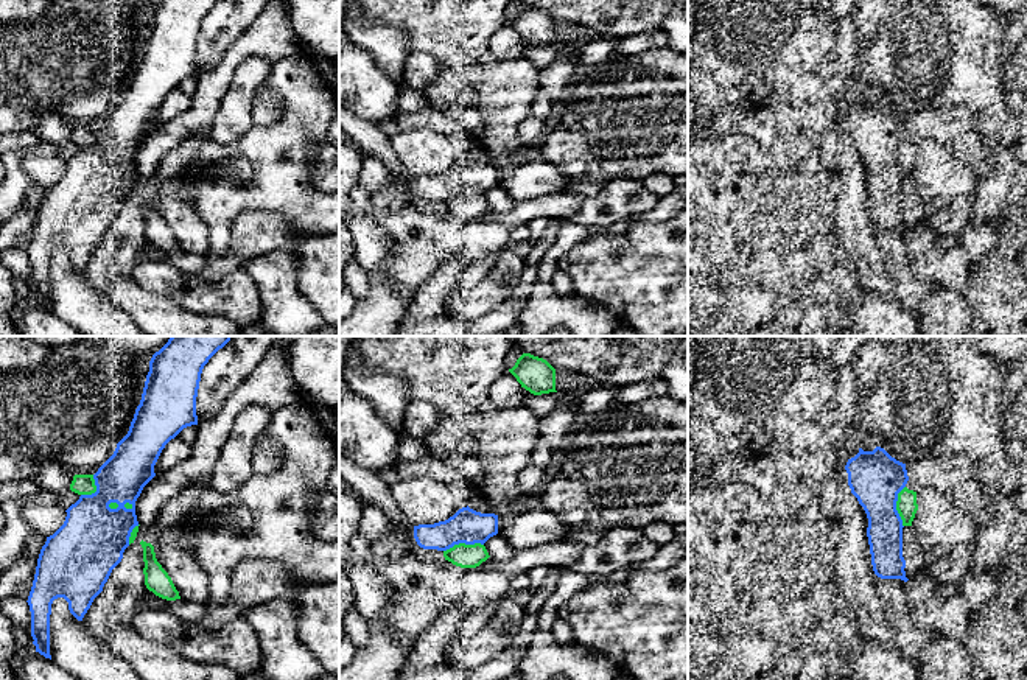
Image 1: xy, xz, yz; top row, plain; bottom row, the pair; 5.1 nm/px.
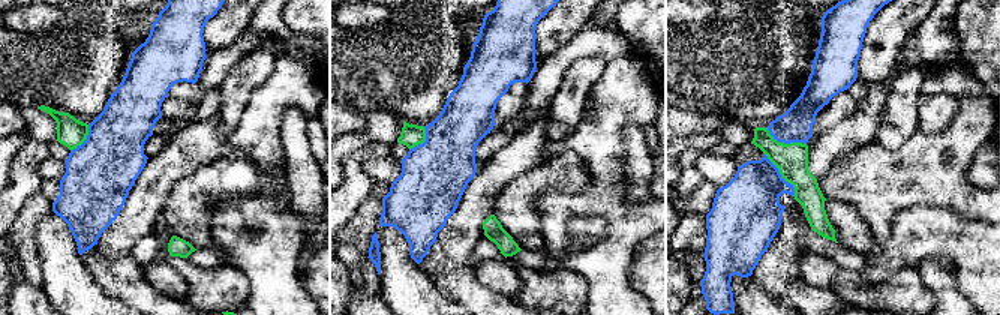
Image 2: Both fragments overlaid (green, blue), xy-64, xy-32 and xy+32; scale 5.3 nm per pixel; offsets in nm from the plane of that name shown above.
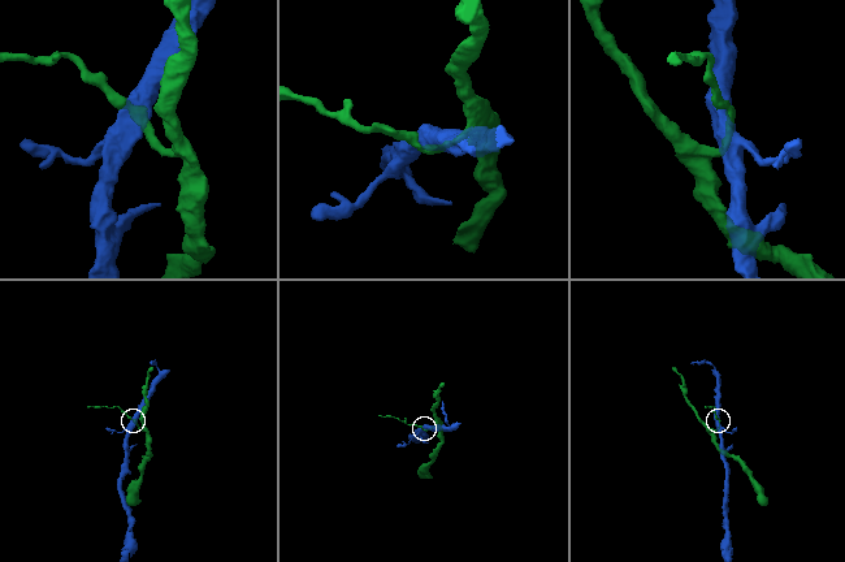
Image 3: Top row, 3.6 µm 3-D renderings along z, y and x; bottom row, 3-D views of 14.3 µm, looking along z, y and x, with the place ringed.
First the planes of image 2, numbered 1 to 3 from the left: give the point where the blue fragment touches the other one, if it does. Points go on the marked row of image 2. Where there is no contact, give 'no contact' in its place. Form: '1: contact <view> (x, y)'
1: contact xy-64 (84, 140)
2: contact xy-32 (423, 141)
3: contact xy+32 (780, 173)

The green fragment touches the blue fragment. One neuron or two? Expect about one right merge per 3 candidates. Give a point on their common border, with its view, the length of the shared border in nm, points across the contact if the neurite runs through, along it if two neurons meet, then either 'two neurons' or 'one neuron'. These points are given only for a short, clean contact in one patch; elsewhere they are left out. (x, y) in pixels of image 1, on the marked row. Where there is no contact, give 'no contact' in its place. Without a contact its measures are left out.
meets green in xz at (462, 543); contact 220 nm long; two neurons

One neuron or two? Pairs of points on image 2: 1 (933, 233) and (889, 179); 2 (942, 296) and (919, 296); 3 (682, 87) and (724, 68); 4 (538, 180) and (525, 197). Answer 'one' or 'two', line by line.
1: two
2: two
3: one
4: one

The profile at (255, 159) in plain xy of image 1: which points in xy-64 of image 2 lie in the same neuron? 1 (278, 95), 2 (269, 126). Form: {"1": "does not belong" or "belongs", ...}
{"1": "belongs", "2": "belongs"}

